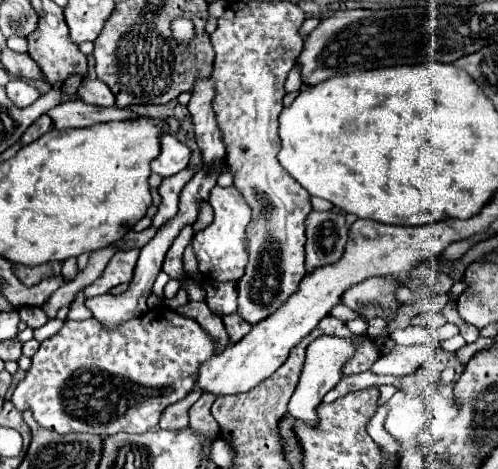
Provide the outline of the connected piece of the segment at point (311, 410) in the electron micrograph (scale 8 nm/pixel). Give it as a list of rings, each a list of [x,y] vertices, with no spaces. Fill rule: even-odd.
[[[320,336],[320,338],[316,338],[308,346],[308,350],[306,350],[306,364],[304,364],[300,382],[296,386],[296,392],[290,398],[290,404],[288,404],[288,410],[290,410],[290,414],[296,420],[304,422],[306,426],[318,426],[316,408],[322,402],[324,394],[330,392],[338,384],[342,366],[354,354],[354,348],[356,348],[356,344],[352,340],[342,340],[342,338],[336,338],[336,336]]]

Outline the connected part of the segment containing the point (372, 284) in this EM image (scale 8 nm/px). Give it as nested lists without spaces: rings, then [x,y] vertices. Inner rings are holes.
[[[394,276],[384,278],[368,278],[350,290],[344,292],[342,304],[358,312],[364,320],[384,318],[386,322],[394,320],[400,308],[396,298],[396,290],[402,282]]]

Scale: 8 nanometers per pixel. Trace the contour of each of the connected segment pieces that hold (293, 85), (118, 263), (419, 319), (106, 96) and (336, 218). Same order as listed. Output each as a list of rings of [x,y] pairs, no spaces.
[[[294,66],[294,70],[288,74],[288,80],[286,80],[286,94],[290,92],[298,92],[300,90],[300,68]]]
[[[138,248],[120,250],[110,260],[110,264],[102,272],[102,276],[96,282],[92,282],[88,288],[84,288],[84,298],[94,298],[94,296],[100,296],[100,294],[108,294],[114,286],[130,282],[132,280],[132,272],[136,268],[138,254],[140,254]]]
[[[420,314],[420,316],[414,316],[410,320],[412,326],[424,326],[424,328],[432,328],[432,330],[436,330],[438,326],[442,326],[444,322],[446,320],[444,320],[442,314]]]
[[[84,78],[78,88],[78,96],[82,102],[92,104],[92,106],[114,106],[114,94],[100,80]]]
[[[312,210],[306,216],[306,238],[306,274],[310,274],[318,266],[340,260],[348,240],[346,218],[336,212]]]

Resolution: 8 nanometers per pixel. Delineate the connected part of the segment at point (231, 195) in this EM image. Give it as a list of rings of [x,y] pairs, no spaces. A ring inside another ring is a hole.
[[[216,186],[210,194],[210,204],[214,208],[212,224],[192,238],[192,246],[198,258],[198,270],[208,280],[238,282],[244,276],[244,268],[248,262],[246,226],[250,224],[250,206],[246,204],[246,200],[242,200],[242,194],[234,186]]]

